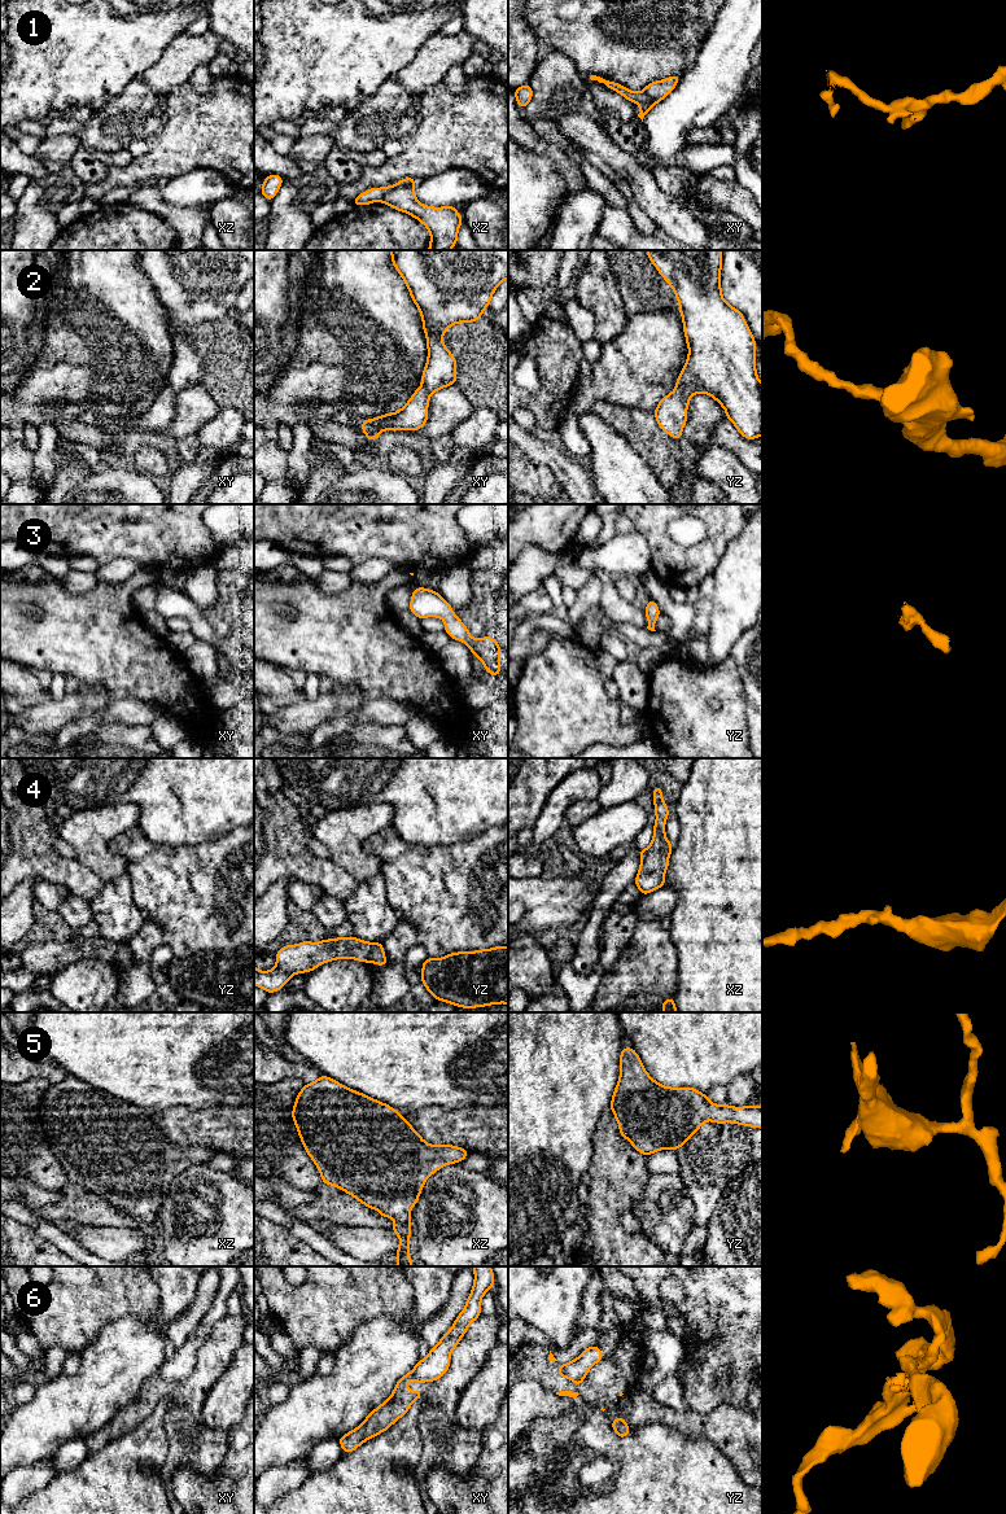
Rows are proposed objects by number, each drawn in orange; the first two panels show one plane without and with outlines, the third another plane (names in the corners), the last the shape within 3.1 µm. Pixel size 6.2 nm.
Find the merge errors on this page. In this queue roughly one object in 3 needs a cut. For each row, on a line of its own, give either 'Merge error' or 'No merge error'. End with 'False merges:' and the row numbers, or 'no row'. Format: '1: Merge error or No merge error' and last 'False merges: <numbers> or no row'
1: Merge error
2: No merge error
3: No merge error
4: No merge error
5: No merge error
6: Merge error
False merges: 1, 6

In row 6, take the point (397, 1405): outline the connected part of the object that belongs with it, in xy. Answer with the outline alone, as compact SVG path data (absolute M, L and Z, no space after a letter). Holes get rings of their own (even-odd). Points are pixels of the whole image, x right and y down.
M412 1371L403 1375L397 1382L392 1396L385 1403L371 1412L355 1430L338 1438L344 1453L355 1450L364 1441L386 1431L408 1412L415 1400L423 1399L421 1391L407 1390L408 1380L416 1380L419 1384L423 1383Z

